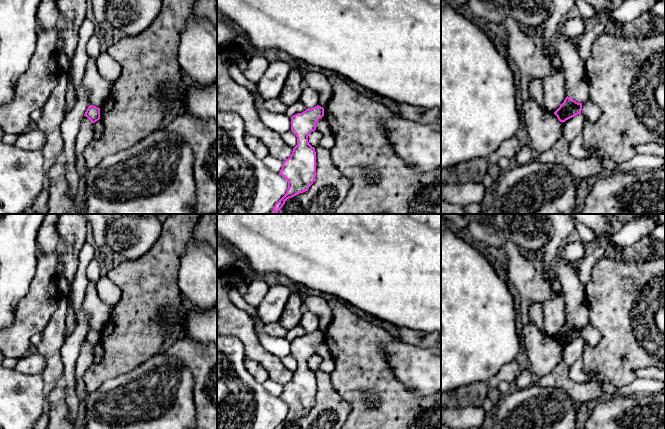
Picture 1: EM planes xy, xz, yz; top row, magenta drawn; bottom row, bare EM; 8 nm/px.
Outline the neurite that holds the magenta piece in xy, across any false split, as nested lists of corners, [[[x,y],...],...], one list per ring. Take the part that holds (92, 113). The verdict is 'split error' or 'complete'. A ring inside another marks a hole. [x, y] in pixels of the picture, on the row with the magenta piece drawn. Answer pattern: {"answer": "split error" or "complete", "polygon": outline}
{"answer": "complete", "polygon": [[[89,105],[84,116],[86,116],[92,123],[95,123],[100,119],[100,108]]]}

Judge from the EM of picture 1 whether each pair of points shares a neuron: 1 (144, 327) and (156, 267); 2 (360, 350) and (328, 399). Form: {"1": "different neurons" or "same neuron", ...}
{"1": "same neuron", "2": "different neurons"}

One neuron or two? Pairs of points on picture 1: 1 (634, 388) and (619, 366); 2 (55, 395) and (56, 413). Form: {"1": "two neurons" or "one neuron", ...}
{"1": "two neurons", "2": "one neuron"}

